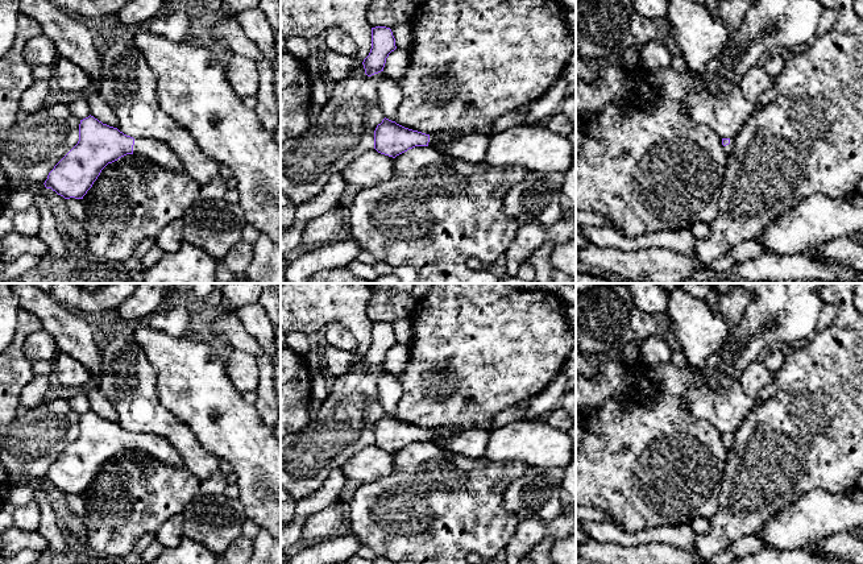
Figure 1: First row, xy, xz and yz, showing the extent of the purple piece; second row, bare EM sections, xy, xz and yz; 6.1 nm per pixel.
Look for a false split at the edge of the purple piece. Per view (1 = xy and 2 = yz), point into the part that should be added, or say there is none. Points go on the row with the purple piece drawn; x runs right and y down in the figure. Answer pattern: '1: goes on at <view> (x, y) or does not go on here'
1: goes on at xy (158, 152)
2: goes on at yz (729, 148)

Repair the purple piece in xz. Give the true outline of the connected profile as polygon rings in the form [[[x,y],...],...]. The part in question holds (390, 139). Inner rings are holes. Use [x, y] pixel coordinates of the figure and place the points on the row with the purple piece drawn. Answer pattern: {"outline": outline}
{"outline": [[[385,117],[374,130],[374,149],[381,154],[395,158],[415,146],[435,148],[456,136],[460,134],[452,132],[426,134],[404,128]]]}

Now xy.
{"outline": [[[90,115],[80,120],[78,144],[54,166],[43,184],[65,199],[83,199],[108,163],[130,154],[145,155],[165,169],[184,173],[181,159],[166,142],[133,138]]]}

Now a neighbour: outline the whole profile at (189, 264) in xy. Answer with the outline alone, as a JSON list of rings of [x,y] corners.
[[[183,241],[175,252],[163,253],[162,258],[142,271],[144,283],[219,283],[219,261],[204,250]]]

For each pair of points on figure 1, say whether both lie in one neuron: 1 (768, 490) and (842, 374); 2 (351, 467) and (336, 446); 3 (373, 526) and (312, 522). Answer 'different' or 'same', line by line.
1: same
2: different
3: different

